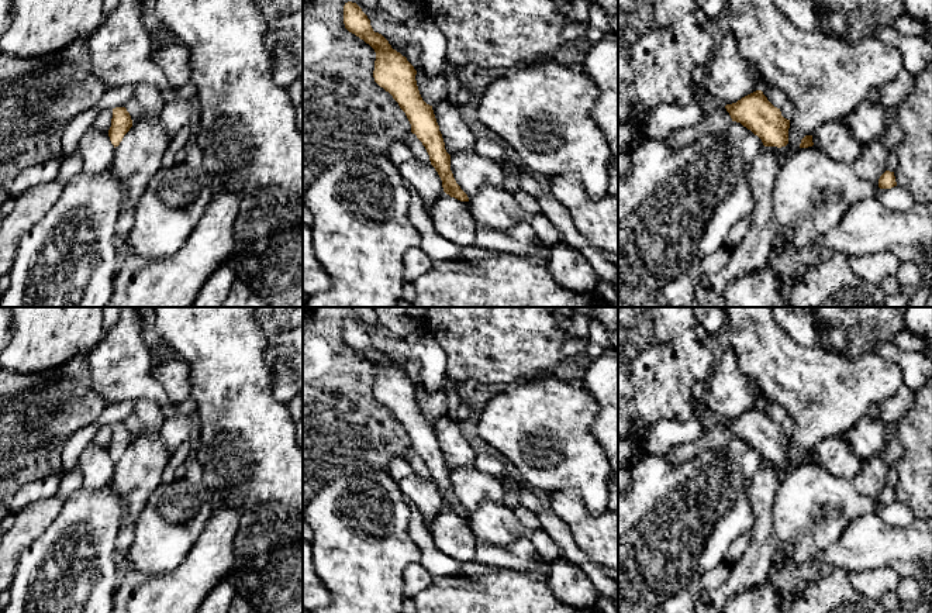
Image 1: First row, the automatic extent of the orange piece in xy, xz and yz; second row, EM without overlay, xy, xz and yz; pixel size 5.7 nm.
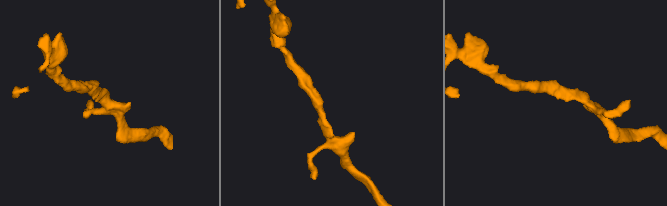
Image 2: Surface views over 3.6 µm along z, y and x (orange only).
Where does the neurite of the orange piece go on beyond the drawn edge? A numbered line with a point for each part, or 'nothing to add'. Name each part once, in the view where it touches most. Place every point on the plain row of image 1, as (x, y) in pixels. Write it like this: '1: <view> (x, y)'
nothing to add

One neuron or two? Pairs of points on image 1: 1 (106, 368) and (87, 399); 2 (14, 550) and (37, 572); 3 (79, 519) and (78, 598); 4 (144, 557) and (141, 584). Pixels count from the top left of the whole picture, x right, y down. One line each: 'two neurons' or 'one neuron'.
1: two neurons
2: two neurons
3: one neuron
4: two neurons

